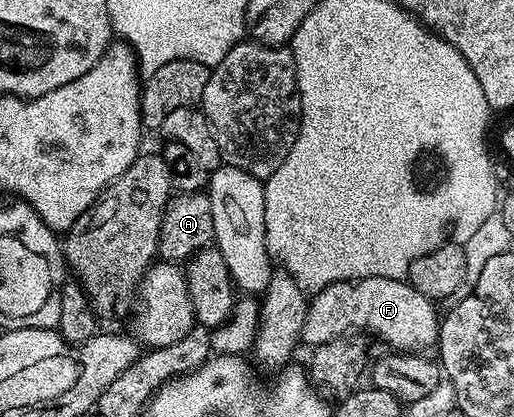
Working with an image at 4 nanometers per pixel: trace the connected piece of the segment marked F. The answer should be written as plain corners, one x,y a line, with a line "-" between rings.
361,278
333,282
310,297
301,340
304,345
318,346
348,335
352,330
359,334
372,332
392,344
392,349
415,354
438,341
441,316
435,313
435,308
436,305
407,280

